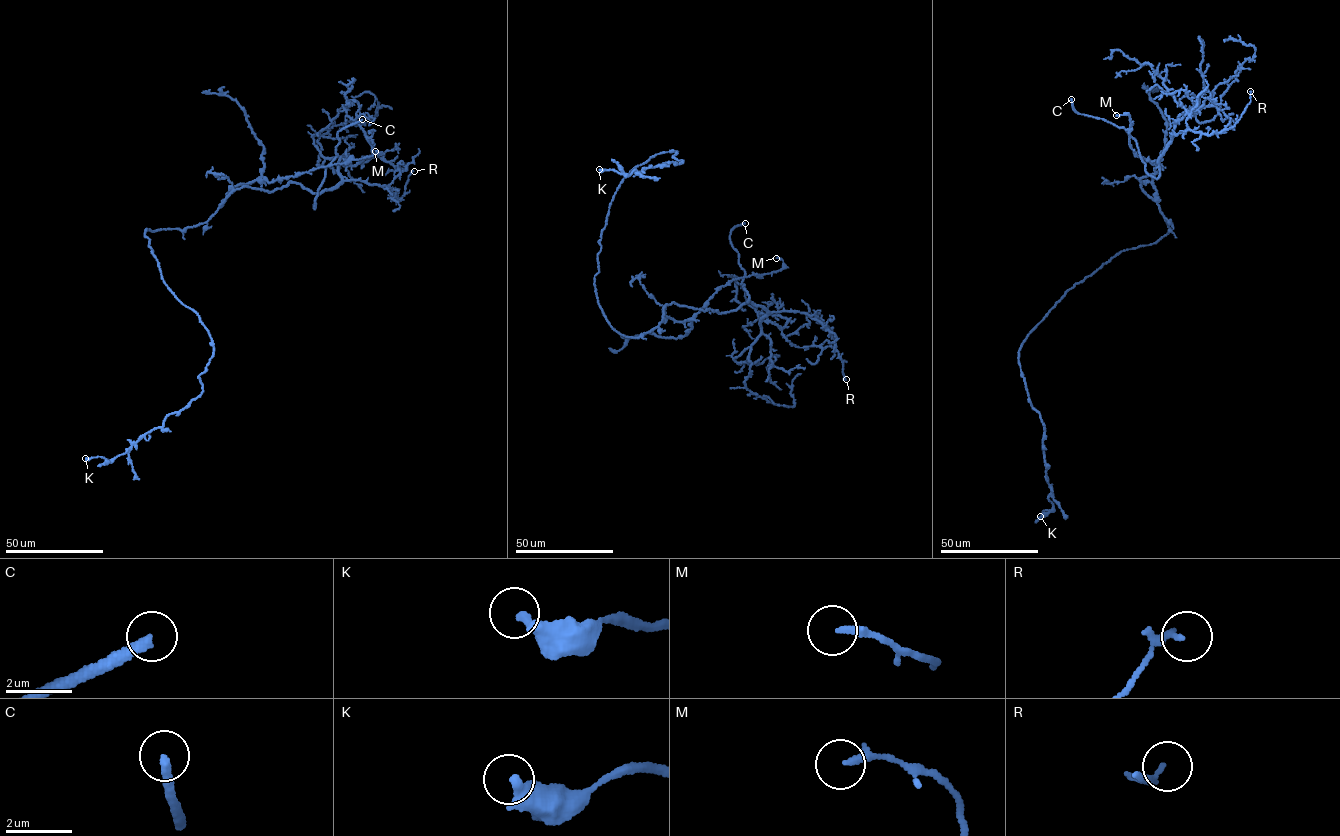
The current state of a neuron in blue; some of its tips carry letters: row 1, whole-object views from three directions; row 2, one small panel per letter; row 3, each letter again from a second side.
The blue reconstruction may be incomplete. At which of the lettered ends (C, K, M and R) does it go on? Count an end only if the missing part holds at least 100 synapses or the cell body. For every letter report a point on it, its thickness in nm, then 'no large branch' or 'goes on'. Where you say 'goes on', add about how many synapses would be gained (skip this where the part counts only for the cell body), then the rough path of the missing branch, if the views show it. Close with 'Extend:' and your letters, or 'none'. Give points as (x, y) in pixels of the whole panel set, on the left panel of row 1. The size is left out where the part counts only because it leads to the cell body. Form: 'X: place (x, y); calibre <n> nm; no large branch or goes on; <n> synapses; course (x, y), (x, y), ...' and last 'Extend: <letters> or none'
C: place (362, 119); calibre 280 nm; goes on; course (362, 119), (386, 118), (409, 128), (411, 125)
K: place (85, 458); calibre 360 nm; no large branch
M: place (375, 151); calibre 240 nm; no large branch
R: place (414, 171); calibre 130 nm; no large branch
Extend: C

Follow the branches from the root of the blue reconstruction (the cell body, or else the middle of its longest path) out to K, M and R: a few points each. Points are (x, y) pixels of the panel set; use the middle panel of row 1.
K: (618, 333), (594, 283), (611, 201), (655, 155), (677, 151), (683, 161), (627, 176), (599, 169)
M: (618, 333), (638, 338), (667, 317), (683, 322), (691, 319), (728, 282), (780, 270), (783, 261), (776, 258)
R: (618, 333), (649, 332), (673, 302), (799, 311), (835, 335), (846, 379)

